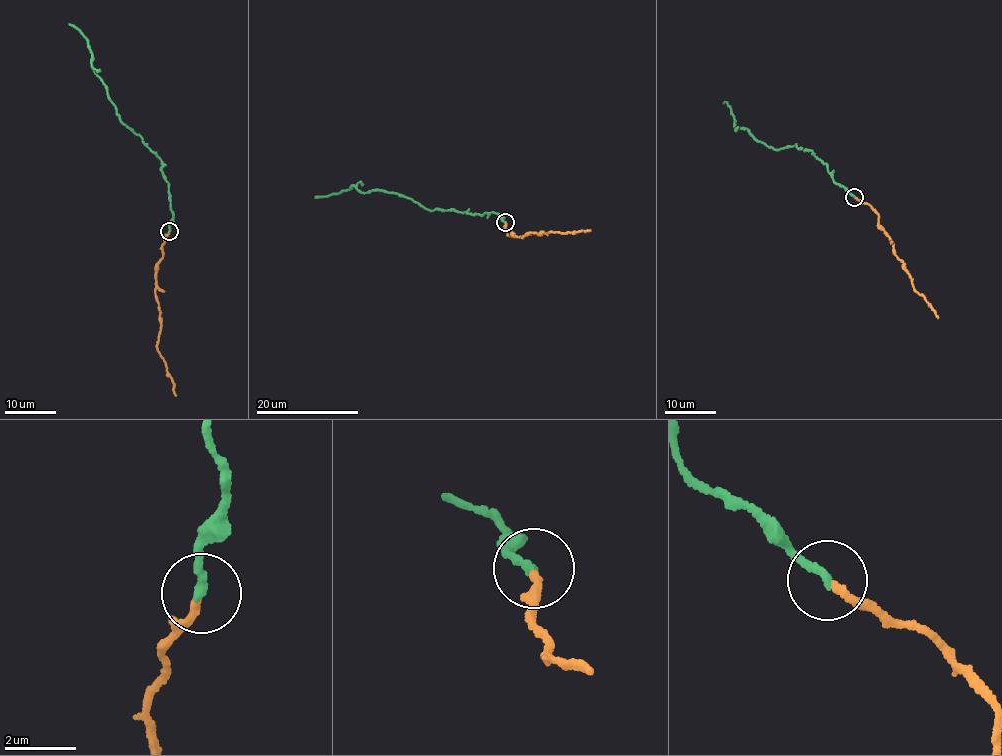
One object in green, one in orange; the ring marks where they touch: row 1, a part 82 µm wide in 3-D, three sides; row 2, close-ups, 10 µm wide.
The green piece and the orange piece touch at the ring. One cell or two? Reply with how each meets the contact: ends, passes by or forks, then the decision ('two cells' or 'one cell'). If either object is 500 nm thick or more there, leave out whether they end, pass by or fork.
green ends | orange ends | one cell

